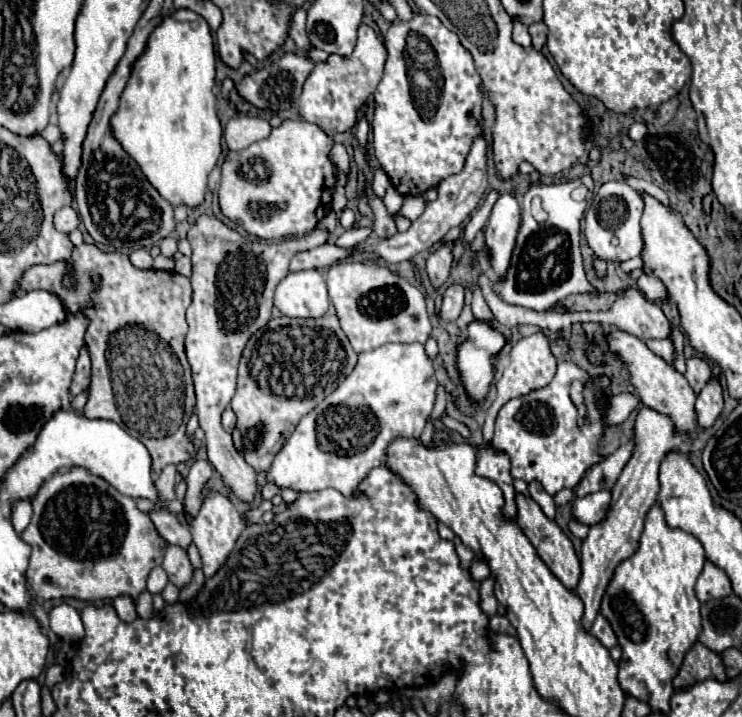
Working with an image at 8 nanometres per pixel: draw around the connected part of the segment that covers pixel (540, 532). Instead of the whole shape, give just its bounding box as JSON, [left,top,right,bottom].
[516,494,582,590]

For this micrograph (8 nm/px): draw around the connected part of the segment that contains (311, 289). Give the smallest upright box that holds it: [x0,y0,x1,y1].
[274,270,328,318]

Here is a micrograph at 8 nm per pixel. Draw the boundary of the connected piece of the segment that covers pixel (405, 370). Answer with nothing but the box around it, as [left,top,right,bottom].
[268,344,438,496]

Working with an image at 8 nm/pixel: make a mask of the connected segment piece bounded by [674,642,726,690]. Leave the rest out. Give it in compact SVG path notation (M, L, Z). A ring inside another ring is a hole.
M696 642L694 648L686 654L684 664L682 664L674 684L678 690L682 690L682 688L688 690L690 686L704 682L708 678L724 682L726 680L726 668L722 664L720 654L704 648L702 642Z

